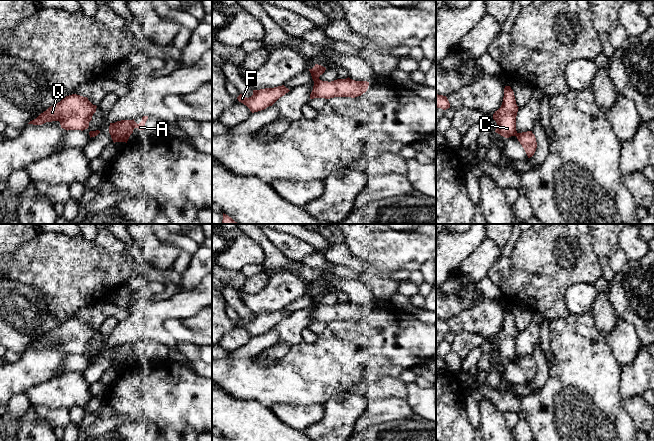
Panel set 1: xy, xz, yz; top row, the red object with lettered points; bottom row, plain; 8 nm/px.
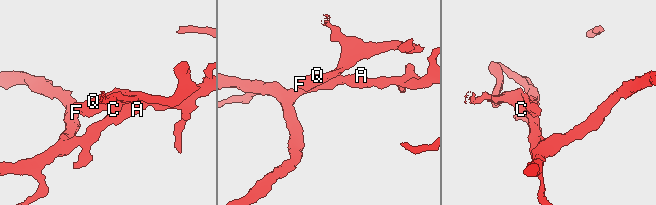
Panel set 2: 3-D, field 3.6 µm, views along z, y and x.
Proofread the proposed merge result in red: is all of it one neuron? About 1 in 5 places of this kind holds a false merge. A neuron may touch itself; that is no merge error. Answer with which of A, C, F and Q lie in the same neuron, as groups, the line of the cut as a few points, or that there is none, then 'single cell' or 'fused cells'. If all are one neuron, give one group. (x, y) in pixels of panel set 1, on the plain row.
A / C F Q | xz (319, 303), (314, 305) | fused cells

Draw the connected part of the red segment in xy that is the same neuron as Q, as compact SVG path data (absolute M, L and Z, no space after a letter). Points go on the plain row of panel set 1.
M72 318L49 331L28 348L42 349L46 346L59 345L61 352L67 355L83 355L88 353L96 332L97 330L93 329L87 321Z

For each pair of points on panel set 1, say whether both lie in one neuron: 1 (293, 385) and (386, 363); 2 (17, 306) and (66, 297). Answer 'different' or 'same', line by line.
1: same
2: different

